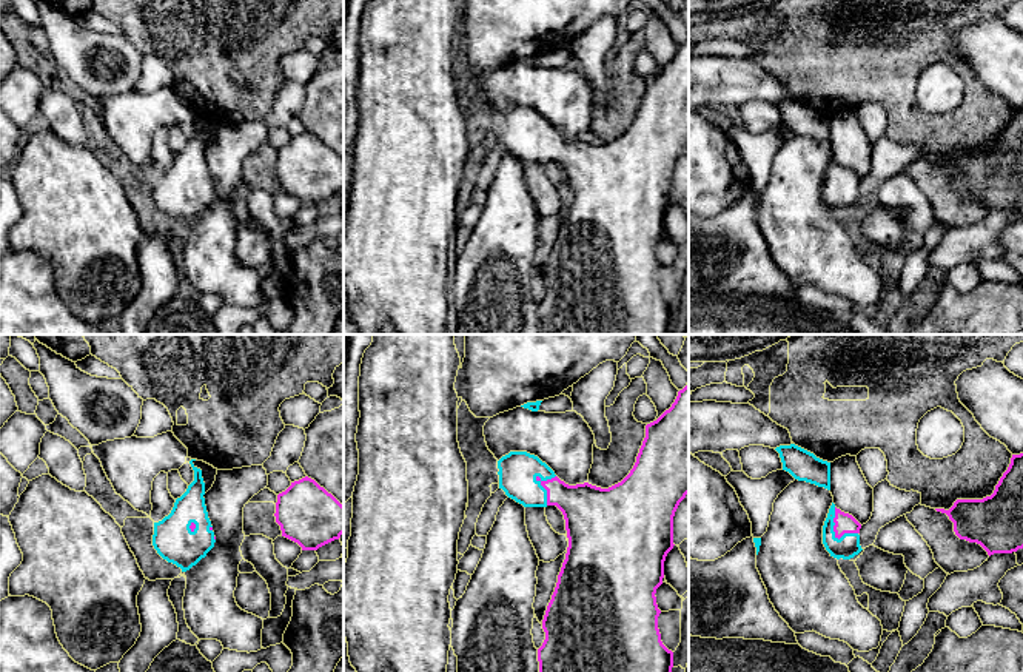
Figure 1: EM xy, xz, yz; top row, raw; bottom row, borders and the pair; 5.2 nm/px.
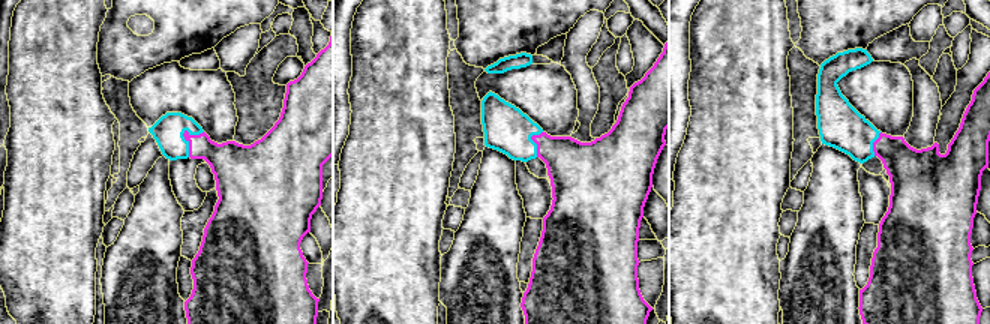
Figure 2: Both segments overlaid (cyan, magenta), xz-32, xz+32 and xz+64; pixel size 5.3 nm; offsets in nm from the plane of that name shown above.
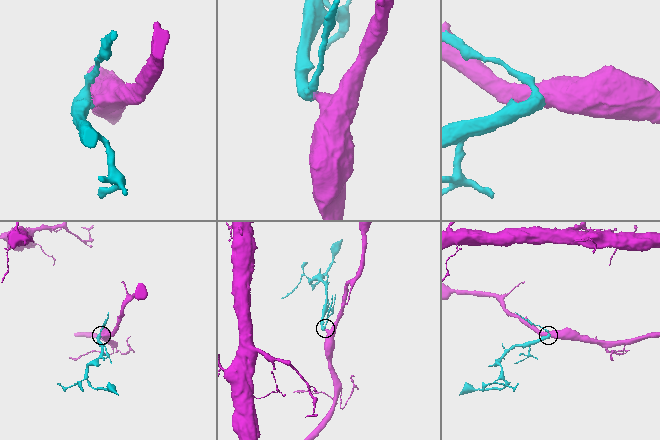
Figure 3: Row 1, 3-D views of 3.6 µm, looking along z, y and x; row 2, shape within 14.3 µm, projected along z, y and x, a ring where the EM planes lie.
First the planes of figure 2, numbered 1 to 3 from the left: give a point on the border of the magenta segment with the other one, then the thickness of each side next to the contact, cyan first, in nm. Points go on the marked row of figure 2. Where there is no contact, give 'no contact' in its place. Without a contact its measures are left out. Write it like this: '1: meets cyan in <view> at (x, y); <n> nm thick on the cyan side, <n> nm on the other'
1: meets cyan in xz-32 at (182, 135); 160 nm thick on the cyan side, 160 nm on the other
2: meets cyan in xz+32 at (533, 141); 240 nm thick on the cyan side, 280 nm on the other
3: meets cyan in xz+64 at (872, 144); 240 nm thick on the cyan side, 240 nm on the other

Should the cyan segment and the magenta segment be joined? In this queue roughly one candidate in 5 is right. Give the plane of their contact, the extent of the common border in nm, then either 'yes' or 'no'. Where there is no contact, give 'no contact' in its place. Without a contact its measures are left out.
contact in yz; length 190 nm; yes

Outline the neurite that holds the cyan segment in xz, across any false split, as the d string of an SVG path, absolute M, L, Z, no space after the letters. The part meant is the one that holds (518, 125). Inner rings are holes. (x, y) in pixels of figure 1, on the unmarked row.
M689 37L683 45L678 46L678 51L672 62L666 65L656 76L646 80L646 92L642 96L633 123L621 137L609 143L601 143L589 137L569 140L561 136L545 117L527 106L510 106L498 116L498 123L499 143L502 143L508 153L515 154L524 162L556 160L562 166L565 174L569 202L561 227L558 230L555 247L542 274L545 294L538 304L539 334L670 334L673 322L673 307L669 305L661 296L661 288L658 284L658 271L661 265L658 264L655 248L656 244L662 239L666 211L675 200L675 166L679 157L689 148Z

